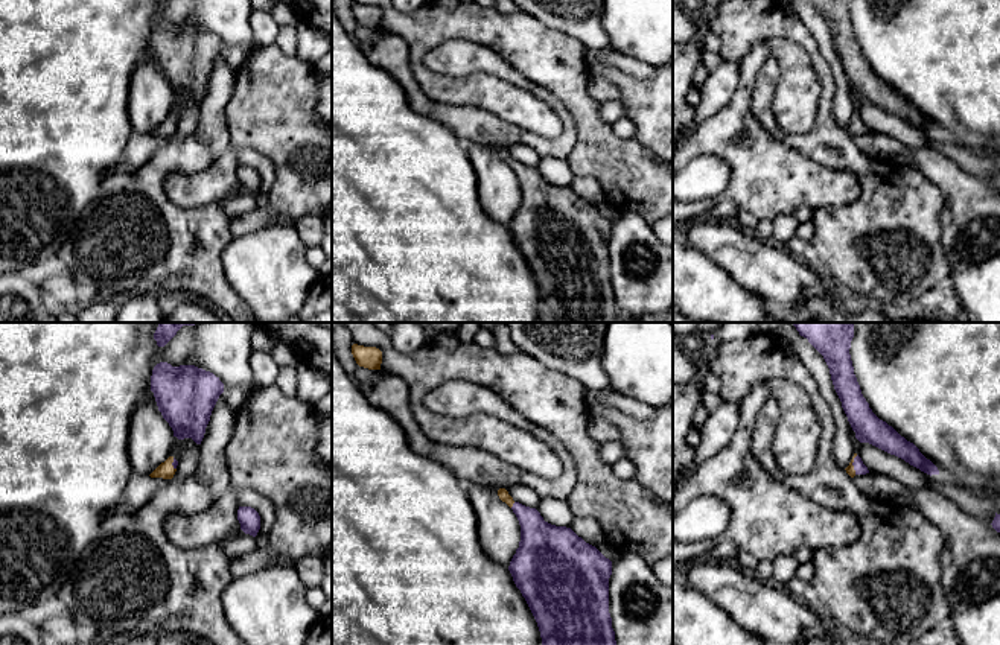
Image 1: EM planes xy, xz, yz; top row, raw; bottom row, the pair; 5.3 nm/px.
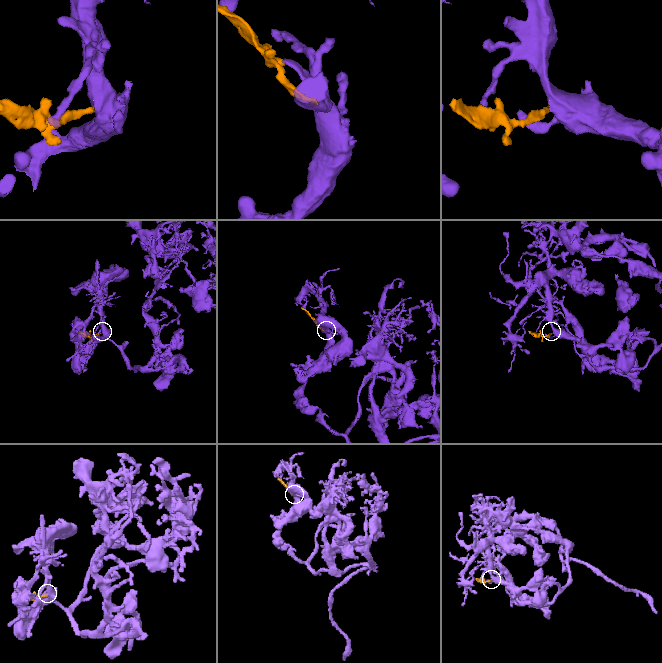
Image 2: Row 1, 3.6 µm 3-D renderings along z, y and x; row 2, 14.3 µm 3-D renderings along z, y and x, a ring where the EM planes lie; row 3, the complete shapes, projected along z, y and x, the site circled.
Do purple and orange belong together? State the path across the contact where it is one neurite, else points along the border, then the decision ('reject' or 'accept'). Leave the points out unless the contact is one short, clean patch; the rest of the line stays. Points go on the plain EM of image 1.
across xz (541, 203), (531, 181), (513, 165), (503, 152) | accept

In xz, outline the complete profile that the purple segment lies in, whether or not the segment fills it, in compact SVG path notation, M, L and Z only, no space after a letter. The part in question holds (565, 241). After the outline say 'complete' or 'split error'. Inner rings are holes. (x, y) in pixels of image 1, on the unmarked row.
M499 148L498 155L513 169L521 184L519 207L508 230L537 281L546 318L553 322L619 322L621 312L609 272L612 221L571 187L551 184L543 180L536 167L514 161L505 148Z; split error

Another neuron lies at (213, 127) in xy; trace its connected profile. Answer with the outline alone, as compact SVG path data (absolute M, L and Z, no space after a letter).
M227 47L219 55L210 81L205 87L204 97L199 103L199 120L196 134L209 146L213 157L224 154L230 145L230 119L227 105L234 90L234 70L227 62Z

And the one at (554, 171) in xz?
M554 157L540 158L536 167L545 181L556 184L556 186L566 186L569 187L574 180L574 172L571 167L571 160L559 160Z

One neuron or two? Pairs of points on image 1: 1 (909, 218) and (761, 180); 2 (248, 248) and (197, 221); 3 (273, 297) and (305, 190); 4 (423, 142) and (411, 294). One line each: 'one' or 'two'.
1: two
2: two
3: two
4: one

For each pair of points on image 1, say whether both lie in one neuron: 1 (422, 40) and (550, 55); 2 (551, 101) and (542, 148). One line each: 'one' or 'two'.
1: one
2: one

